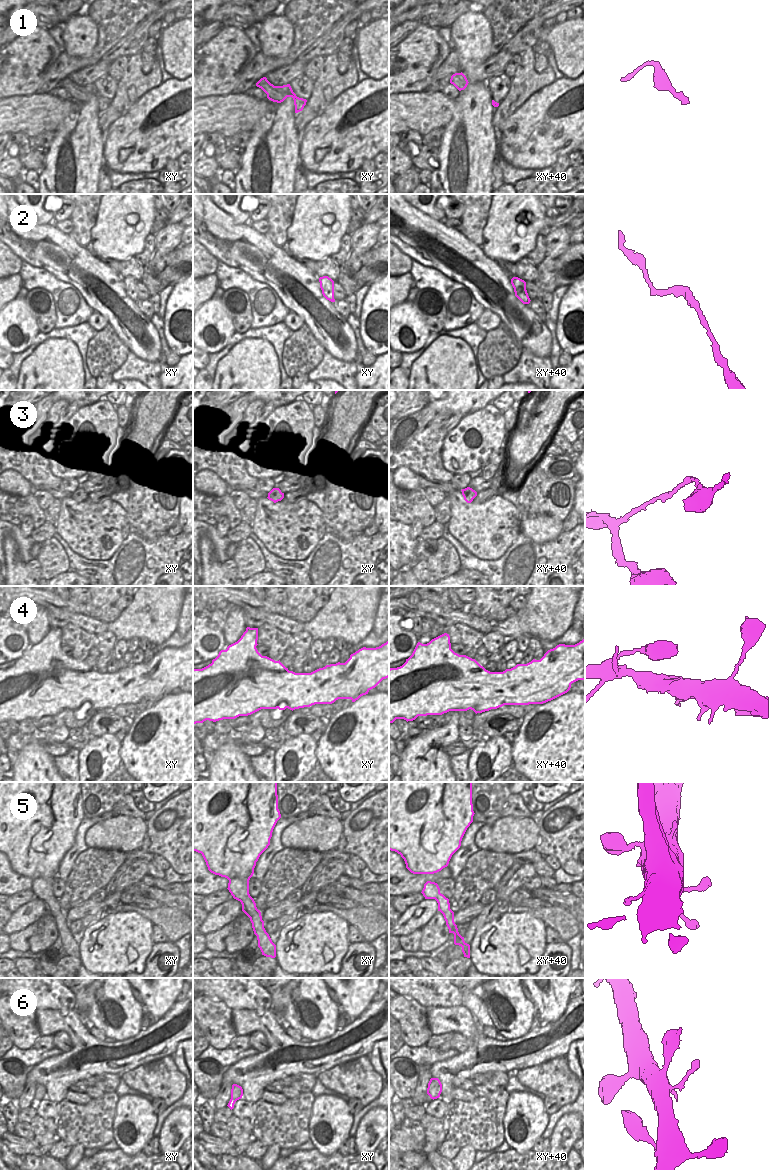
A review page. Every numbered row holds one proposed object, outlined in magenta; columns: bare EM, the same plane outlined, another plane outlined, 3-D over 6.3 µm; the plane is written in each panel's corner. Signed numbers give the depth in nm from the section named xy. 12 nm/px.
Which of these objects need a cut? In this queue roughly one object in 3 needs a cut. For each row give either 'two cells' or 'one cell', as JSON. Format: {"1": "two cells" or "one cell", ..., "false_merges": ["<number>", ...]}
{"1": "one cell", "2": "one cell", "3": "one cell", "4": "one cell", "5": "one cell", "6": "one cell", "false_merges": []}

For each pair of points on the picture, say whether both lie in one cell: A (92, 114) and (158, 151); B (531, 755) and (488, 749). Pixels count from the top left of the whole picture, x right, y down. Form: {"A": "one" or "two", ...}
{"A": "two", "B": "two"}

